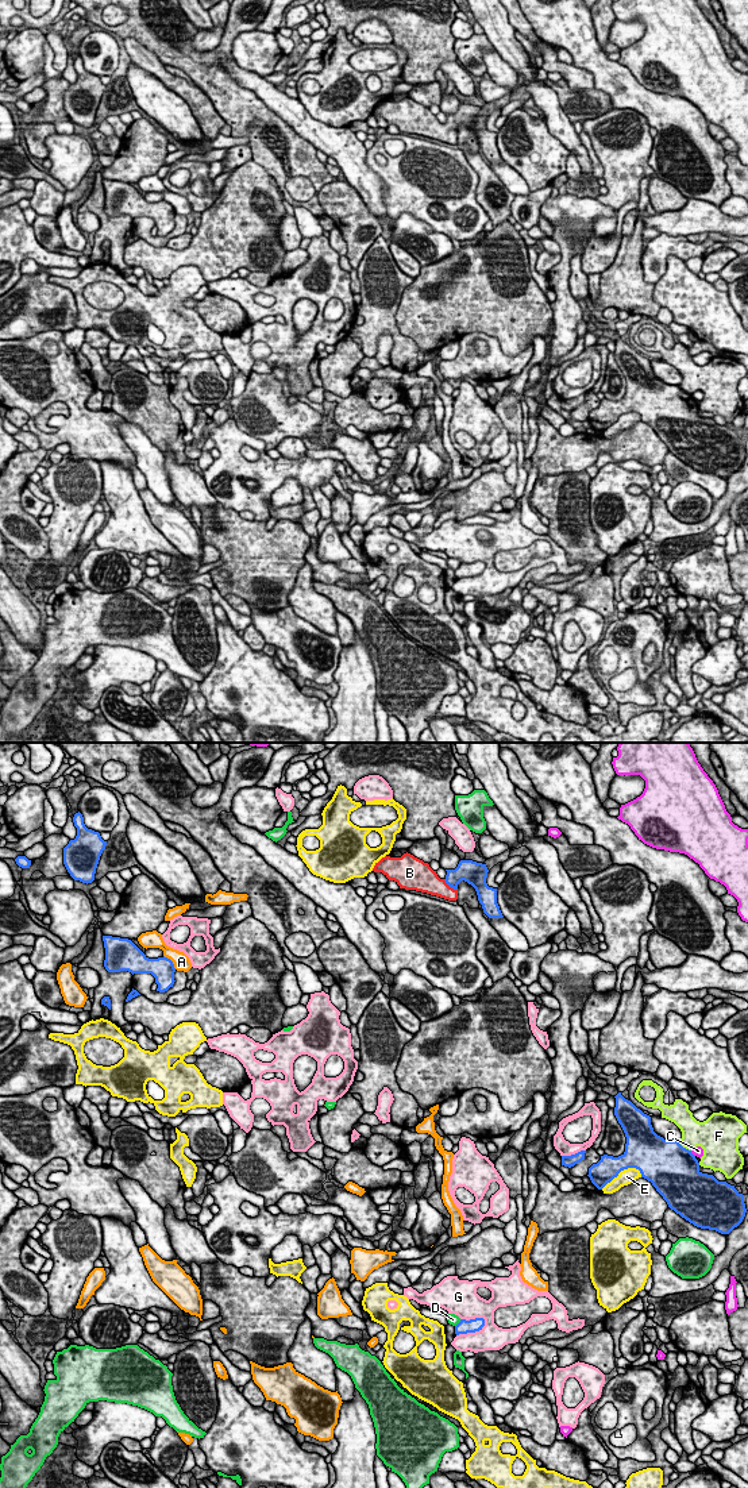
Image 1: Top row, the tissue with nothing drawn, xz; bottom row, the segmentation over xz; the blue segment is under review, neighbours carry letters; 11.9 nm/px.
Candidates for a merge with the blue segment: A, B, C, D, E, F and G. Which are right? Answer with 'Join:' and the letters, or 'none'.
Join: B

